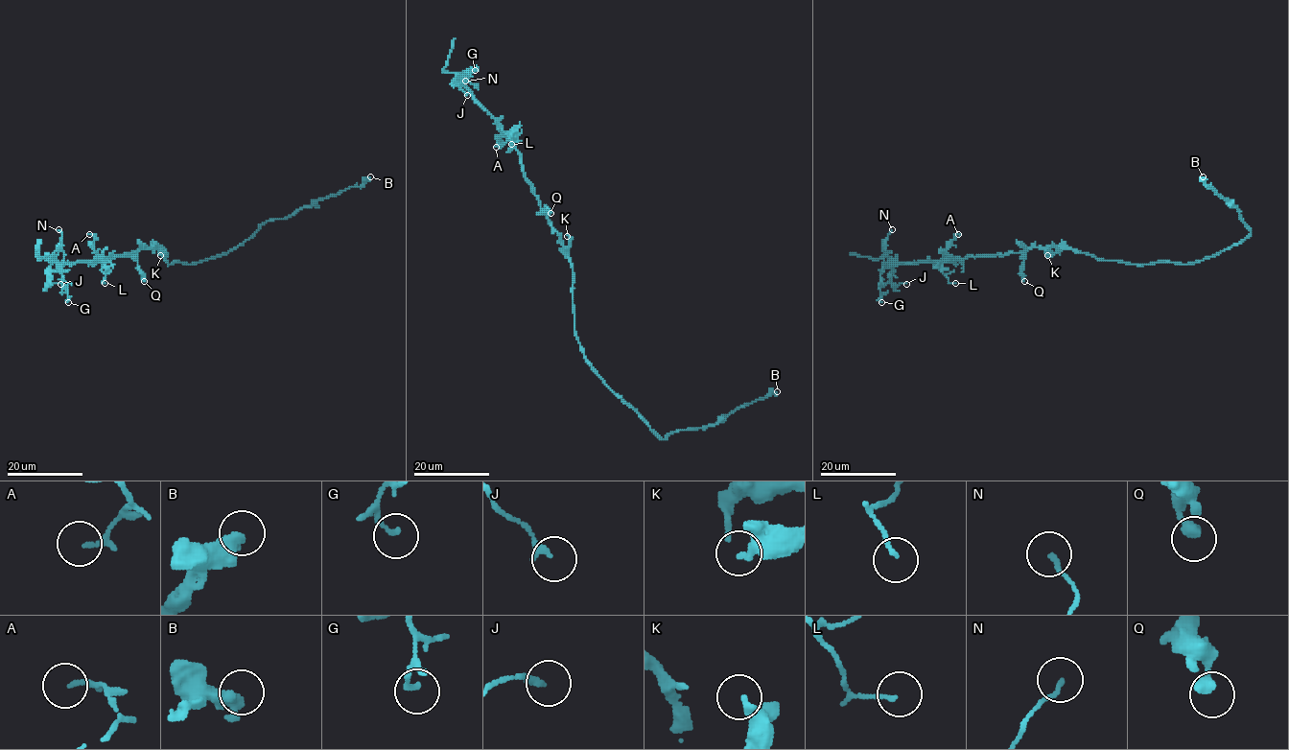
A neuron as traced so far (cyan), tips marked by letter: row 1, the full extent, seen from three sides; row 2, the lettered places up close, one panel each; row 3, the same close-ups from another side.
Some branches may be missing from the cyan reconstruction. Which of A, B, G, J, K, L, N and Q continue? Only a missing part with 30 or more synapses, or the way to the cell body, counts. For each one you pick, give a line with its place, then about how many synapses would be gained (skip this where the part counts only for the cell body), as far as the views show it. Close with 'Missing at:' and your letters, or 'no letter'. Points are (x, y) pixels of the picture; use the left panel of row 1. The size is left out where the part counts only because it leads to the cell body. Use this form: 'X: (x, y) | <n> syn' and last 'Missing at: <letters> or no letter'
Missing at: no letter

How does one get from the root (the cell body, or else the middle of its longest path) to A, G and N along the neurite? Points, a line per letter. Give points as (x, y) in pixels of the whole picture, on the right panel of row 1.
A: (1113, 261), (1099, 261), (1071, 248), (1057, 247), (1027, 247), (1021, 252), (948, 259), (948, 244), (958, 234)
G: (1113, 261), (1099, 261), (1071, 248), (1027, 247), (1021, 252), (1005, 254), (894, 263), (881, 270), (881, 302)
N: (1113, 261), (1099, 261), (1071, 248), (1027, 247), (1021, 252), (1005, 254), (896, 263), (883, 249), (892, 229)

